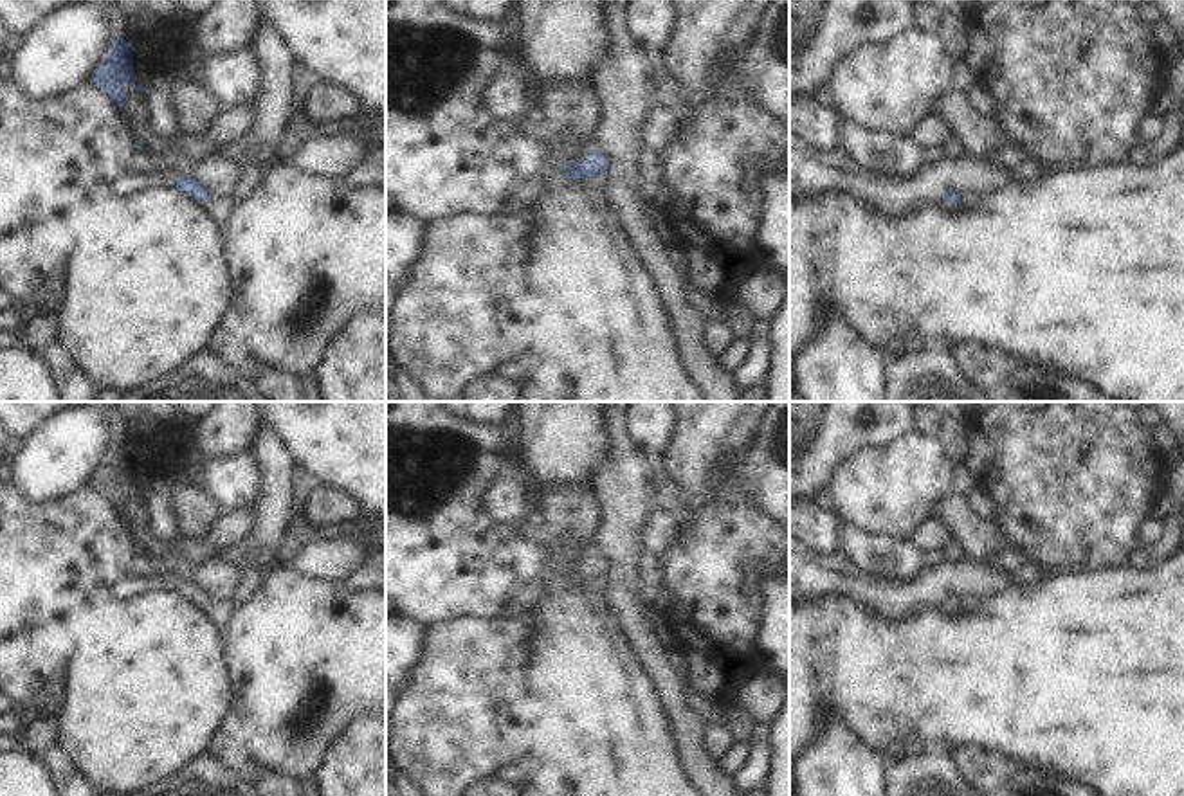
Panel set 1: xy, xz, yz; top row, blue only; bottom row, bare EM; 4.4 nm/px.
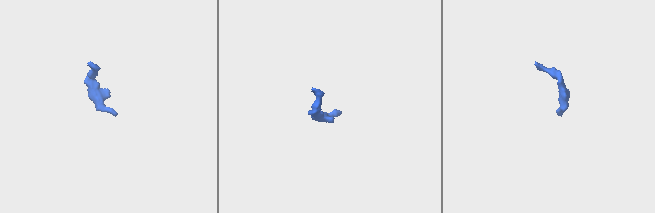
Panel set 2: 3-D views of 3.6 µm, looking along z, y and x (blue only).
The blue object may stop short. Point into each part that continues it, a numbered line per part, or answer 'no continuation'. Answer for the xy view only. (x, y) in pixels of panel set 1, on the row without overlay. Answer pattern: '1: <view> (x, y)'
1: xy (220, 613)

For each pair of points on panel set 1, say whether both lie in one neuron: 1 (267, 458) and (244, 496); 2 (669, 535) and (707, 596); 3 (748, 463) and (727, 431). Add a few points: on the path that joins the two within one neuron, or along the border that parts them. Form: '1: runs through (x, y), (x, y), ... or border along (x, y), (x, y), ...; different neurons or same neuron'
1: border along (253, 451), (264, 470), (264, 496), (255, 508); different neurons
2: border along (683, 528), (678, 541), (658, 555); different neurons
3: border along (763, 420), (757, 433), (714, 474), (714, 481); different neurons

